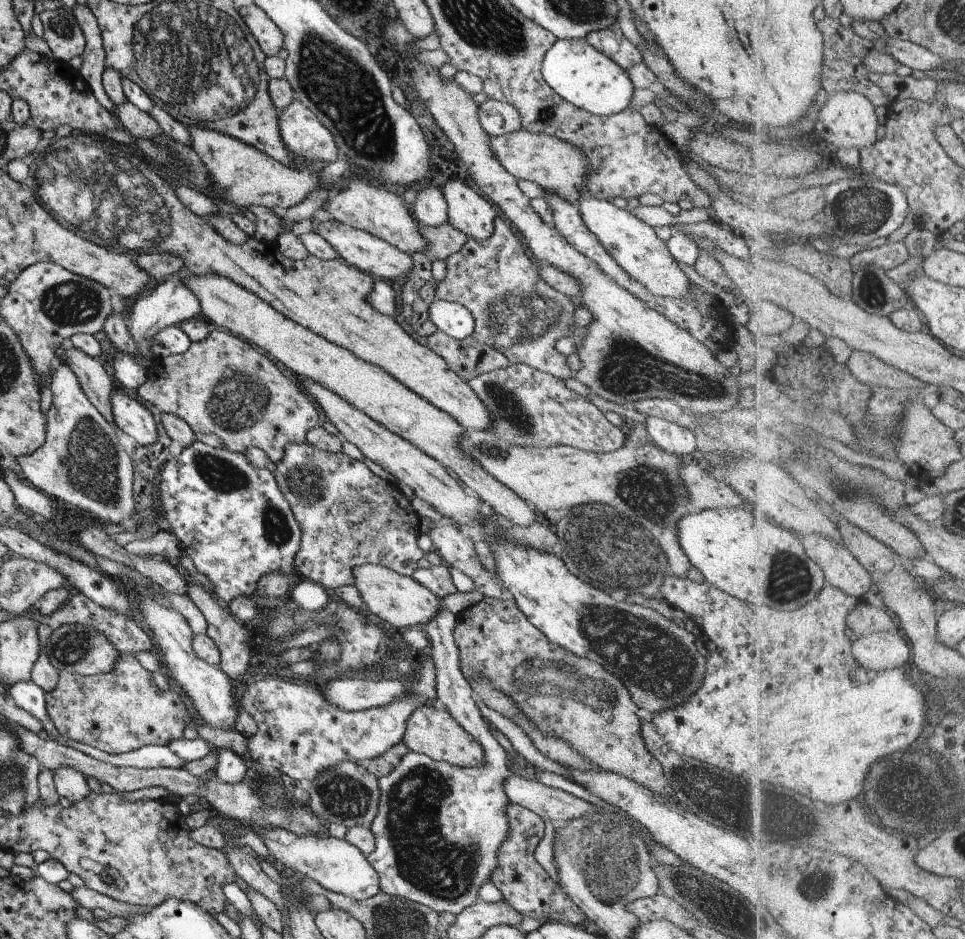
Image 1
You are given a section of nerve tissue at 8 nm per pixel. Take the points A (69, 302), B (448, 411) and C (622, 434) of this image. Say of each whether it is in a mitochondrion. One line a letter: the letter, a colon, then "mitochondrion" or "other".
A: mitochondrion
B: other
C: other

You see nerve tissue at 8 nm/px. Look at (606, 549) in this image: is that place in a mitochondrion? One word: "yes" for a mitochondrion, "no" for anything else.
yes

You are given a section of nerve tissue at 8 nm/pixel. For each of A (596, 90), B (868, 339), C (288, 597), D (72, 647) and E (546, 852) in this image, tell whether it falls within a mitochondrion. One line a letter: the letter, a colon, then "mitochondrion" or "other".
A: other
B: other
C: other
D: mitochondrion
E: mitochondrion

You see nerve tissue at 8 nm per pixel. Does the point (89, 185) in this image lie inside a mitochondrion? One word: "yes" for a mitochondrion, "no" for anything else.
yes

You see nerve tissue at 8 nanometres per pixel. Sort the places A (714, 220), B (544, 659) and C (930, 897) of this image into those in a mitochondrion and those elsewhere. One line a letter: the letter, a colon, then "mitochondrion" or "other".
A: other
B: other
C: other

